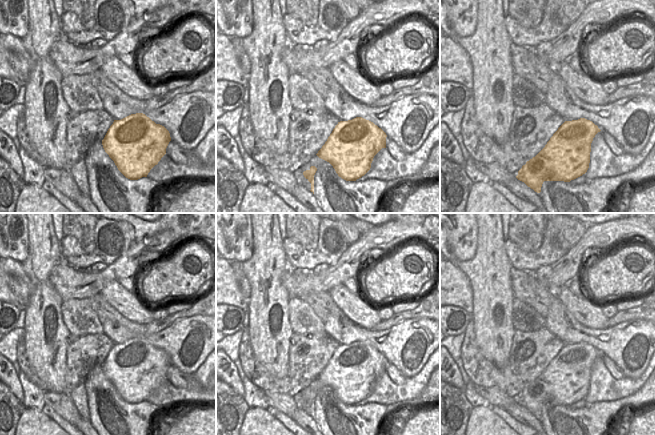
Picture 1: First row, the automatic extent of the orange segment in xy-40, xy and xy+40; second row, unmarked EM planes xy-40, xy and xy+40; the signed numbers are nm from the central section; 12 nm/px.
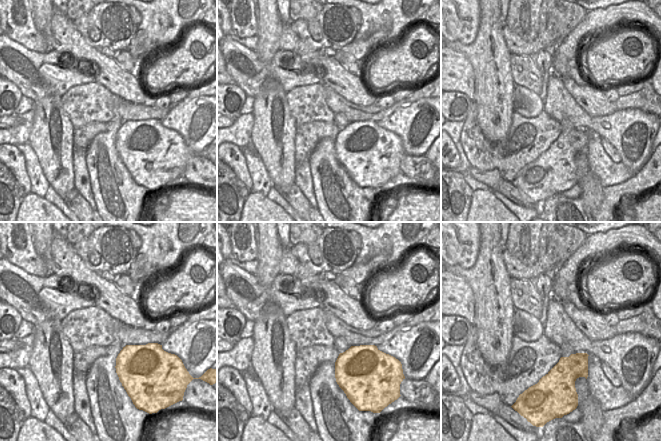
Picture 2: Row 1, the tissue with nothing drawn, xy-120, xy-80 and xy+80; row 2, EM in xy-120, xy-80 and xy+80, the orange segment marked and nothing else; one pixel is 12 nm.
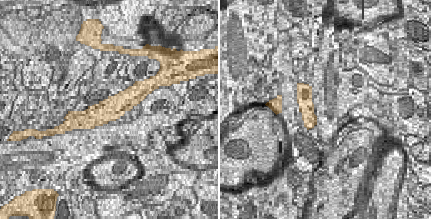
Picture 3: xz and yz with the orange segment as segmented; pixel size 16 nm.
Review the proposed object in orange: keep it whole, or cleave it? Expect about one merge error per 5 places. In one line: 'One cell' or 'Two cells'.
One cell.

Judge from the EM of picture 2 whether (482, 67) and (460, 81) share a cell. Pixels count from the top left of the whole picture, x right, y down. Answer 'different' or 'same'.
different

